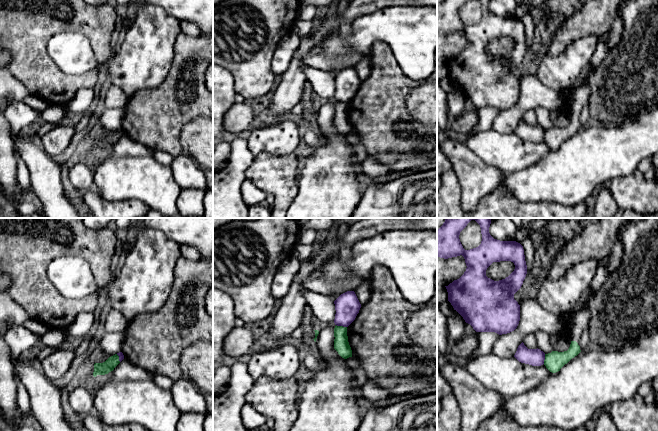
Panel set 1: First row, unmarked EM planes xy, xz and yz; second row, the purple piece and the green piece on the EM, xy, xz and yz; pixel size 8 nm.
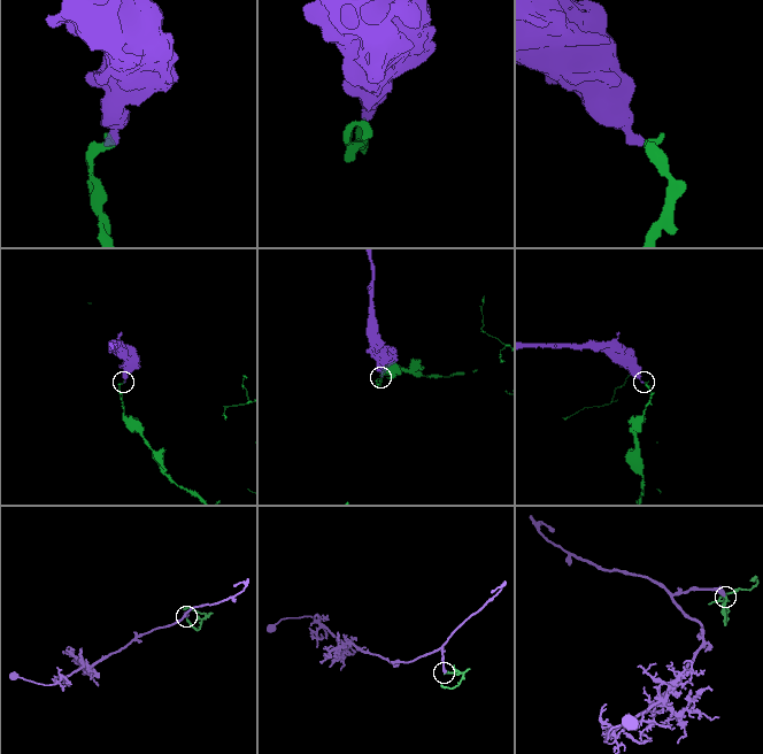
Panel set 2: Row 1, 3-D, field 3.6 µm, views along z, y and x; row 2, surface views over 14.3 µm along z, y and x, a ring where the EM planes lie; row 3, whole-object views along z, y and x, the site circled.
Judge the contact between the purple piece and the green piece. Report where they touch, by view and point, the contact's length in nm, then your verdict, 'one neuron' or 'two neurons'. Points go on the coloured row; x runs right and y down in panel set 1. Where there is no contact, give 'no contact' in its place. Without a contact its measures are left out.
meets purple in xz at (341, 325); contact 90 nm long; two neurons

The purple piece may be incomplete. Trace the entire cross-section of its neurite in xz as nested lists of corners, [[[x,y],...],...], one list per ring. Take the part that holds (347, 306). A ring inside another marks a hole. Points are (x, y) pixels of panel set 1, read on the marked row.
[[[354,291],[341,294],[335,301],[335,319],[337,326],[348,327],[356,318],[361,304]]]

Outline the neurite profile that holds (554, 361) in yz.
[[[571,341],[570,347],[567,351],[558,352],[552,351],[551,353],[545,354],[544,365],[552,372],[556,373],[567,364],[572,358],[577,356],[581,352],[580,346],[576,341]]]

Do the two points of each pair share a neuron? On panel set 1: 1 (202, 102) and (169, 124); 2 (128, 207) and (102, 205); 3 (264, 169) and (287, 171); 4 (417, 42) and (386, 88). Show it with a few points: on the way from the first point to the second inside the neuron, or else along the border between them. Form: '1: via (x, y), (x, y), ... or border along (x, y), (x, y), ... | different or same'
1: via (194, 103), (188, 105), (177, 116) | same
2: via (122, 207), (108, 207) | same
3: via (270, 171), (281, 171) | same
4: border along (389, 46), (400, 68), (409, 77), (419, 81) | different

